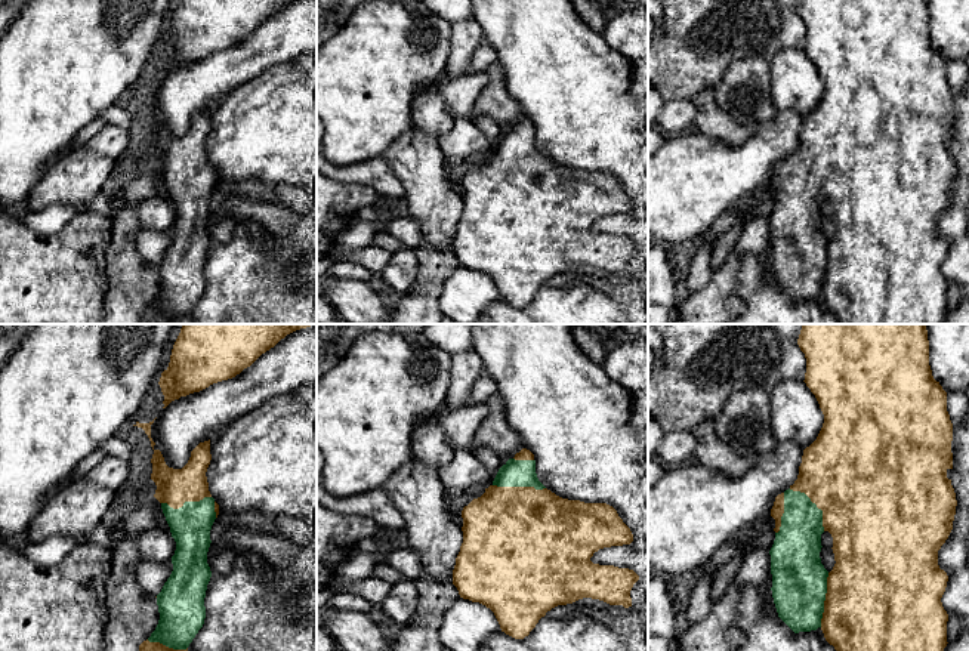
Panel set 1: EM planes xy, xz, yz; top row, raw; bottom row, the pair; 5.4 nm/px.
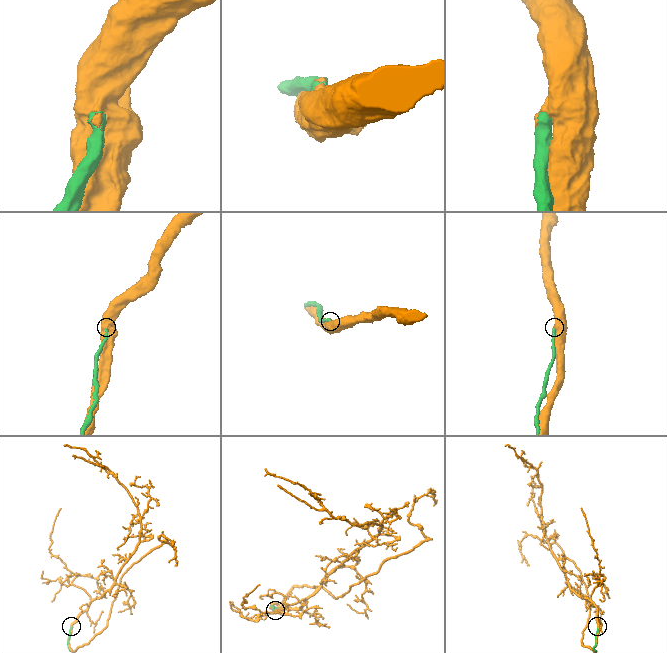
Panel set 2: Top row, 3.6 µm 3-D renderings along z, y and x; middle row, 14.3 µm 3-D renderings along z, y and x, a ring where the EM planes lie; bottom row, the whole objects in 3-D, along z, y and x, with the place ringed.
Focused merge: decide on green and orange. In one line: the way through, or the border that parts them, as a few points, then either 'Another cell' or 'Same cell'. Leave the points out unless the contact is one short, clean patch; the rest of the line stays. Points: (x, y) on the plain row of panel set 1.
Same cell

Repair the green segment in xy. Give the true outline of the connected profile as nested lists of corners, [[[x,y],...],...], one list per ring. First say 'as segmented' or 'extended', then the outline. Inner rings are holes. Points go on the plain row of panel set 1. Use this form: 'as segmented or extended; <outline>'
extended; [[[210,108],[200,111],[182,138],[169,136],[160,118],[154,118],[151,148],[157,158],[154,166],[161,172],[163,182],[176,210],[172,225],[173,240],[155,265],[160,289],[151,305],[139,314],[139,324],[188,324],[188,315],[204,293],[204,266],[212,246],[207,232],[210,198],[219,183],[219,173],[209,160],[207,136],[210,133]]]

